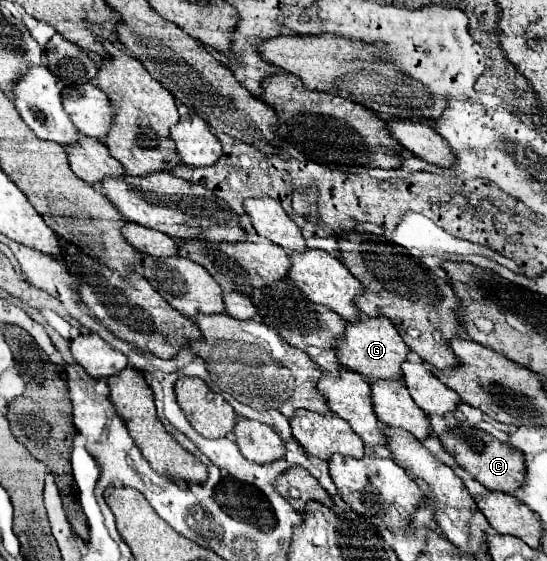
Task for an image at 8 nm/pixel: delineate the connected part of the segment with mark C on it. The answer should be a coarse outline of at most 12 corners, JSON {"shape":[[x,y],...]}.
{"shape":[[464,426],[438,440],[474,480],[512,494],[522,452]]}

